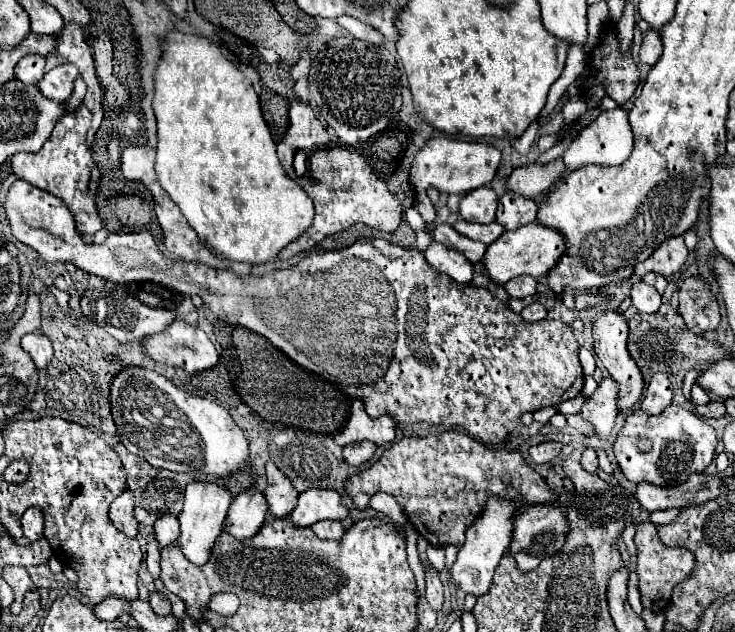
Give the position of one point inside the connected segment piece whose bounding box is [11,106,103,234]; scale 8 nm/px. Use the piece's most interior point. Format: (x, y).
(64, 167)

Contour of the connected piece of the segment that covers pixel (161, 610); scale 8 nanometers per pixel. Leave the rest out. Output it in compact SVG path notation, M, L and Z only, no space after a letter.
M161 592L151 594L149 604L151 604L153 612L159 614L159 616L173 616L173 612L171 612L171 602L169 602L169 598L167 598L165 594L161 594Z

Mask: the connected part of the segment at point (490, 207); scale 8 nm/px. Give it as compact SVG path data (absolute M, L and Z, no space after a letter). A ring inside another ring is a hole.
M481 186L481 188L475 188L473 192L463 196L463 200L459 204L459 214L467 222L491 224L491 222L495 222L497 204L499 204L499 198L497 198L495 190Z

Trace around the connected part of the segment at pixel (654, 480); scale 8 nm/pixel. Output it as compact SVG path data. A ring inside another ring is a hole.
M671 404L659 416L633 410L619 432L613 450L617 464L627 480L637 484L645 480L651 484L667 486L687 480L693 472L703 472L711 464L716 446L716 432L711 424L693 412Z

